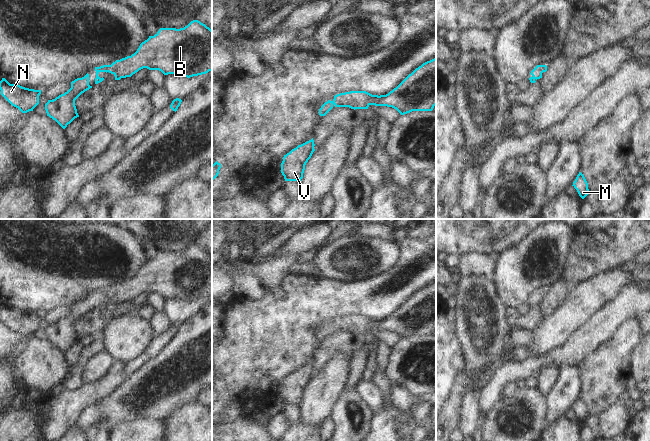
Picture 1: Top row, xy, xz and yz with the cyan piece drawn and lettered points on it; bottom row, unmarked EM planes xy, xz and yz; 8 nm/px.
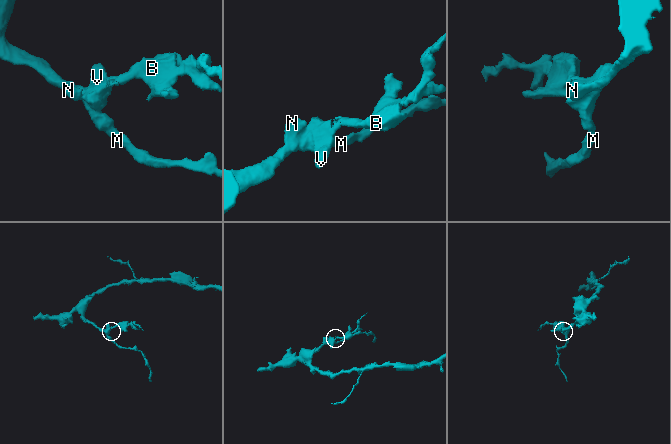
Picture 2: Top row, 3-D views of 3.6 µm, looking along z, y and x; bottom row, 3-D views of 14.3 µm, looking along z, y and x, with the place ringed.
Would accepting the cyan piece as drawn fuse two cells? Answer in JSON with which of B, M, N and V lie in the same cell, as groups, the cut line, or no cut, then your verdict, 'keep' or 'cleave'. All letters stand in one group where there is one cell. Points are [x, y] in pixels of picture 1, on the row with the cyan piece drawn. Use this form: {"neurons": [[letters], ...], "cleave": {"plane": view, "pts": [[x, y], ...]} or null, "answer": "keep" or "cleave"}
{"neurons": [["B", "M", "N", "V"]], "cleave": null, "answer": "keep"}

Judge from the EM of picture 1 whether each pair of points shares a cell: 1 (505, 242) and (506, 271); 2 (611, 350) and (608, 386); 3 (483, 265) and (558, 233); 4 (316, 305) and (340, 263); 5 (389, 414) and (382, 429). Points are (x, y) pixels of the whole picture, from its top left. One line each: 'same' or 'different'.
1: different
2: same
3: different
4: different
5: same

